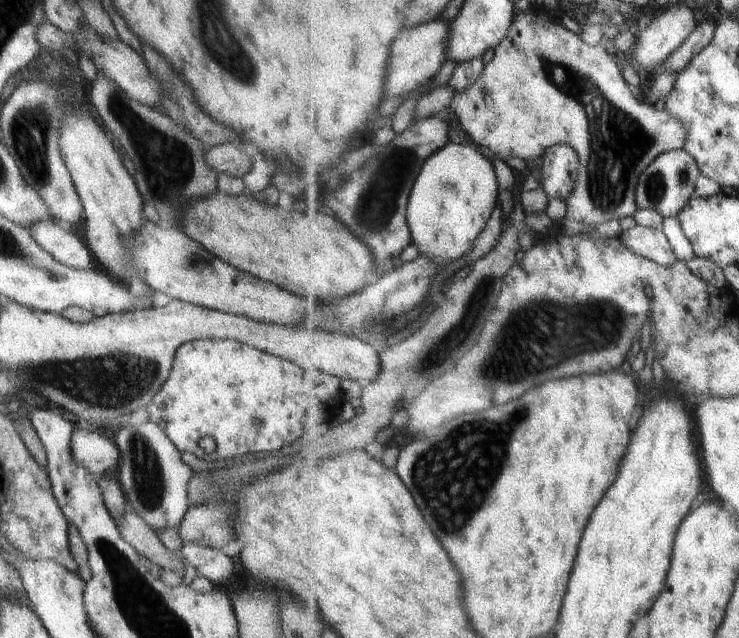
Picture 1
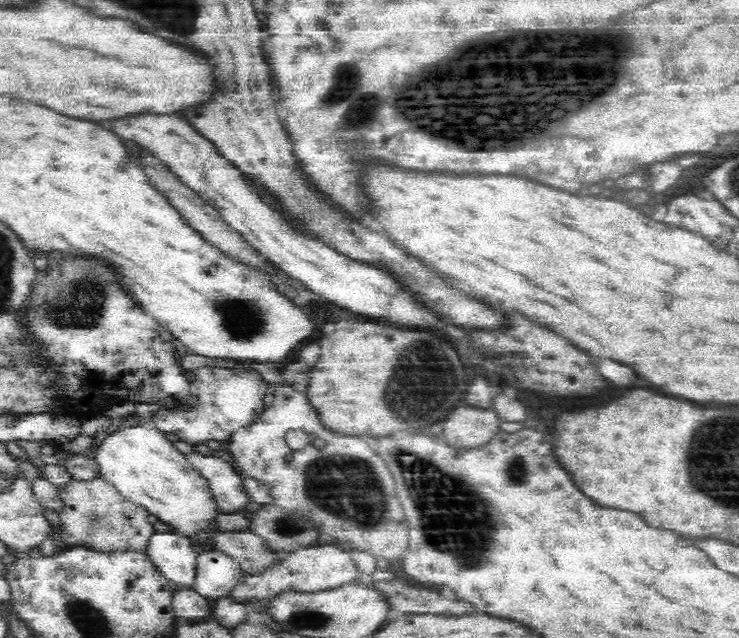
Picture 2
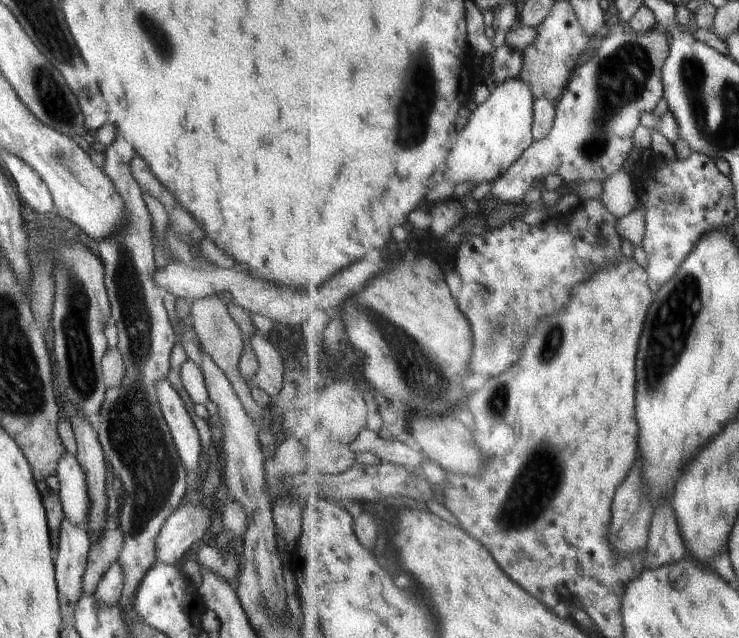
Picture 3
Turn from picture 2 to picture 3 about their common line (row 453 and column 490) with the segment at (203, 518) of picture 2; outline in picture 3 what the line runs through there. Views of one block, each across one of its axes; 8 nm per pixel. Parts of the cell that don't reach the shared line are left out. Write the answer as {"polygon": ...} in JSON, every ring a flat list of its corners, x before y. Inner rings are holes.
{"polygon":[[514,79,495,84,490,98,471,114,468,124,451,156,448,156,446,178,448,182,472,182,474,186,500,180,537,140,534,136,536,96,532,86,524,80]]}

